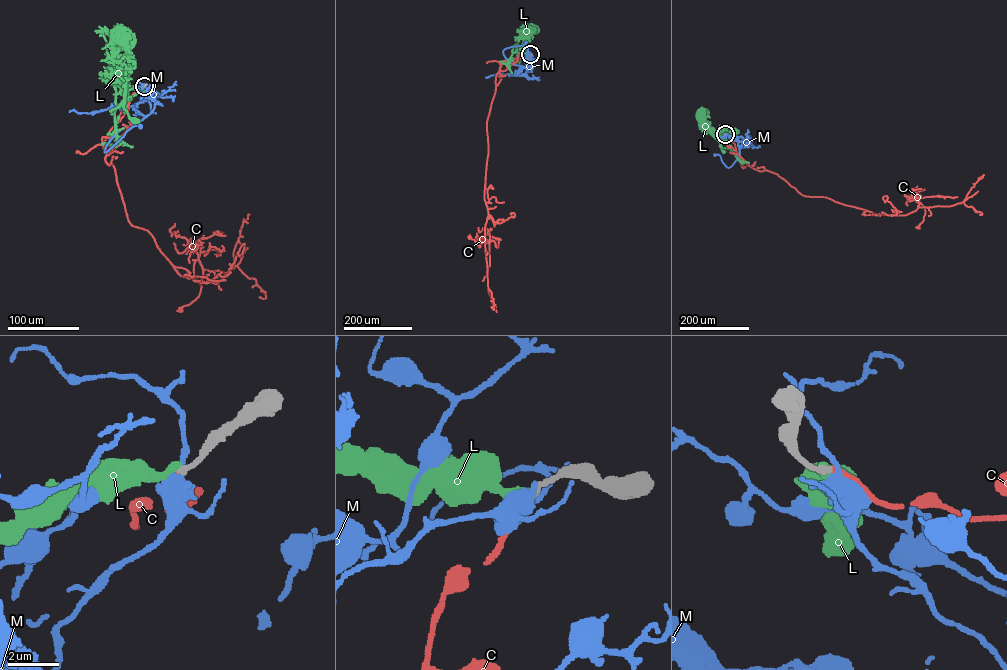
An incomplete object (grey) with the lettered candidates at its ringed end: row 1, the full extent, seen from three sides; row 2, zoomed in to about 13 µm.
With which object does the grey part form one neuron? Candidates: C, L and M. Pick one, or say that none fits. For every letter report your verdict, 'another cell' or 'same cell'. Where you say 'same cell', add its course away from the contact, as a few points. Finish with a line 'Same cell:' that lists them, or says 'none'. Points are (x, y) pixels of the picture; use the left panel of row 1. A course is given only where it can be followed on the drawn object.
C: same cell; course (144, 86), (108, 134), (105, 160), (131, 225), (180, 275), (200, 283), (202, 266), (198, 296), (180, 310)
L: another cell
M: another cell
Same cell: C

